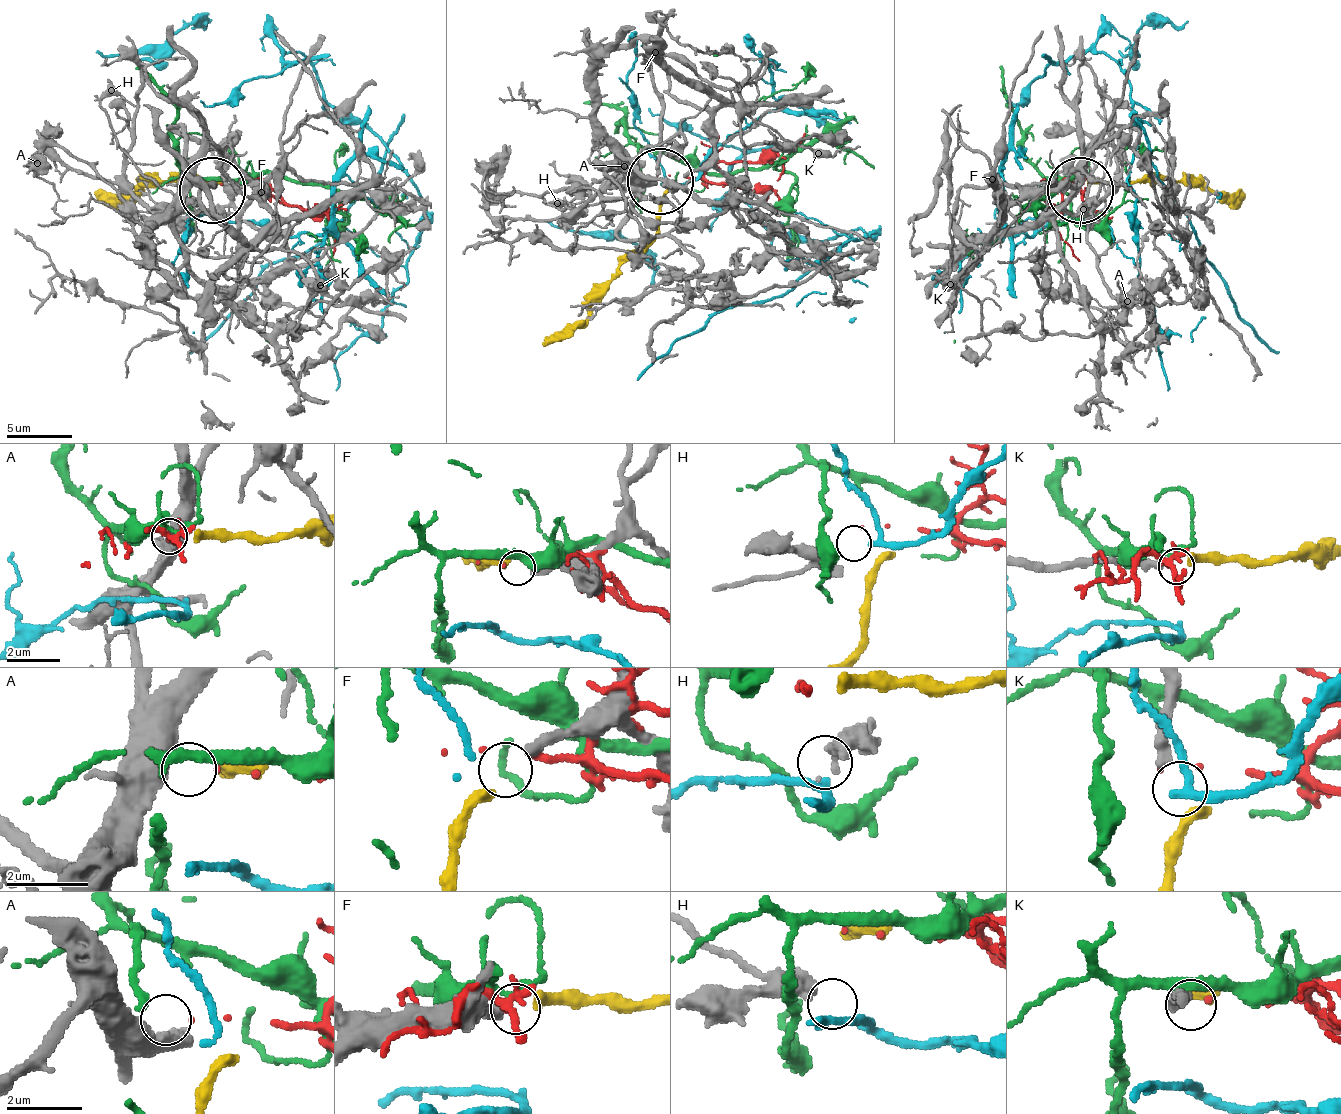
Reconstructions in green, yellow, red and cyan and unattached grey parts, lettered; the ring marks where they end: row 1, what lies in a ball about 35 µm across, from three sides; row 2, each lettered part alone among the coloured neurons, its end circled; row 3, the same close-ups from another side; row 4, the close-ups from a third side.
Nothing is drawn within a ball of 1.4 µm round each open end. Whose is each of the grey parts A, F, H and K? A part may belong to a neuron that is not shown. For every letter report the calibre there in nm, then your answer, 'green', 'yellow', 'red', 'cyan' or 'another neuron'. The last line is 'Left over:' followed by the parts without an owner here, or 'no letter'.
A: calibre 550 nm; red
F: calibre 280 nm; yellow
H: calibre 340 nm; cyan
K: calibre 320 nm; another neuron
Left over: K

